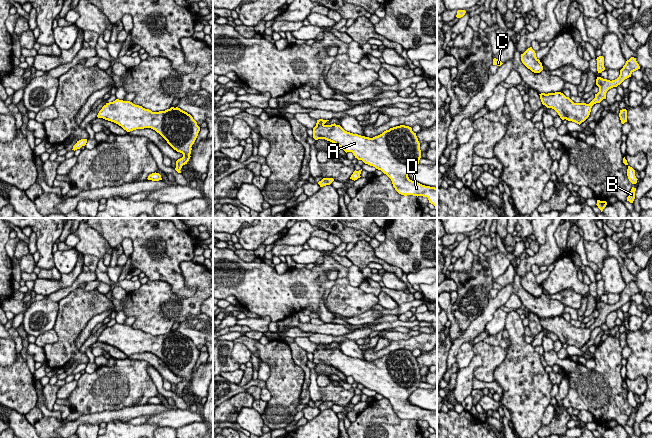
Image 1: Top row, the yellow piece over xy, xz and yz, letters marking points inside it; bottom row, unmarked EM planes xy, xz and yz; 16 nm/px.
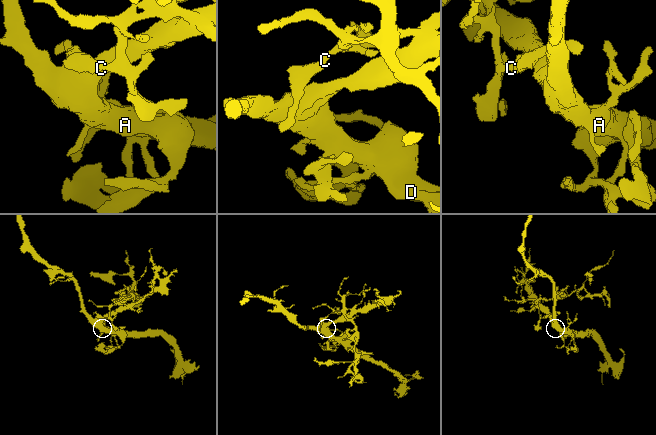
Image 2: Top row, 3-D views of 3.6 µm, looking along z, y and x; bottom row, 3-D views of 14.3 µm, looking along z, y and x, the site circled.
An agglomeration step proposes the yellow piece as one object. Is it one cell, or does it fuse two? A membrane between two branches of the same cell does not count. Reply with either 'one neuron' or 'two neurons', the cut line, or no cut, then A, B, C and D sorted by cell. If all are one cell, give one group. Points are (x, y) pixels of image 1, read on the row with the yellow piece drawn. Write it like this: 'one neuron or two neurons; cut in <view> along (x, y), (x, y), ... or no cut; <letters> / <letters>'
one neuron; no cut; A B C D

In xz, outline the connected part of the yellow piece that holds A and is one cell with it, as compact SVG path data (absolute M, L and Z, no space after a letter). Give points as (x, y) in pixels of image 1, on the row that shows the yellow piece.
M317 120L316 126L313 128L313 138L315 140L325 139L341 147L346 153L352 152L358 160L362 160L365 164L373 166L386 174L399 194L427 197L429 203L433 204L437 210L437 188L422 185L410 180L408 177L409 172L419 164L421 158L420 143L411 127L405 125L396 126L378 136L369 138L347 132L335 123L326 125L327 121L329 120Z

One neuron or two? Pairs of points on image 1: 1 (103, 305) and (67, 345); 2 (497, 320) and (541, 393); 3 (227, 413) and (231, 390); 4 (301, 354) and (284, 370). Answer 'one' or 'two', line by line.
1: one
2: two
3: two
4: two

